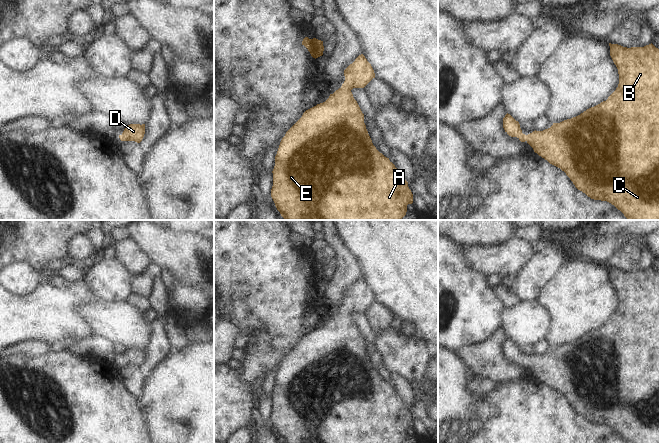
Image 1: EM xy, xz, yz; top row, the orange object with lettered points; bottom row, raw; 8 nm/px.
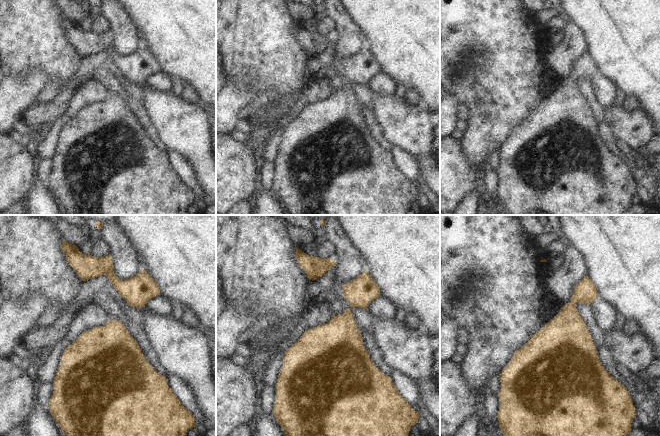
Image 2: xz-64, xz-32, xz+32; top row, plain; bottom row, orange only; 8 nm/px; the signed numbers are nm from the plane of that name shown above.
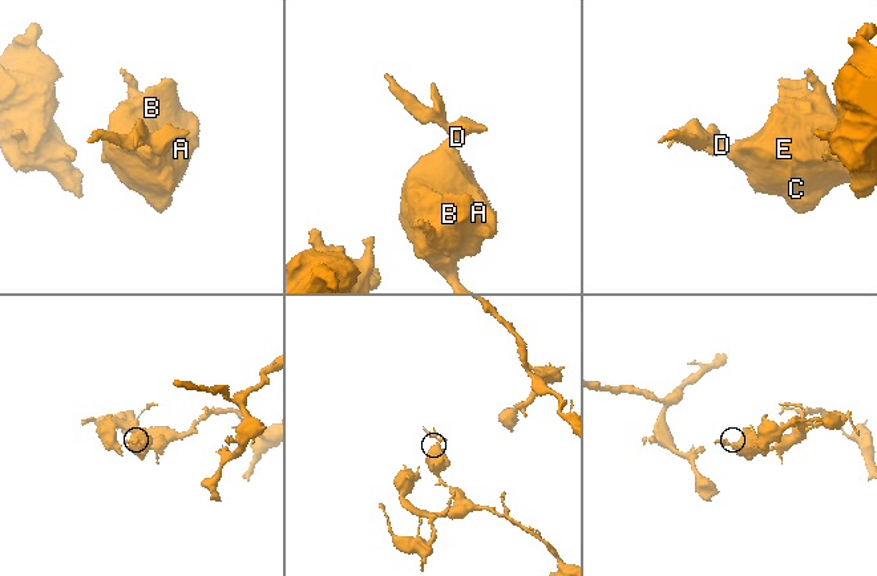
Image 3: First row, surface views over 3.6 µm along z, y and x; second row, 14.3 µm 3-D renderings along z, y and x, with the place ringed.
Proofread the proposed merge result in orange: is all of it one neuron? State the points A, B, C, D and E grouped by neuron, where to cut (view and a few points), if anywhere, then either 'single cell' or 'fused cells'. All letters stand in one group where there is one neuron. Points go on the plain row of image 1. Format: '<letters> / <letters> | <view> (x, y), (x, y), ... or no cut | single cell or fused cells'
A B C D E | no cut | single cell

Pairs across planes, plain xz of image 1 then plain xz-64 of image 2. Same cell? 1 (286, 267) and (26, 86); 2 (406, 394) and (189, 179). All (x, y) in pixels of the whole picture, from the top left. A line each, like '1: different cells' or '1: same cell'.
1: different cells
2: same cell

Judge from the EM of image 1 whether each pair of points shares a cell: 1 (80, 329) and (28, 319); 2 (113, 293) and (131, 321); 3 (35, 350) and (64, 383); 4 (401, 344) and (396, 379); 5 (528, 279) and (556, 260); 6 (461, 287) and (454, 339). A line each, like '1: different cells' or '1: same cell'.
1: same cell
2: different cells
3: different cells
4: different cells
5: same cell
6: same cell

